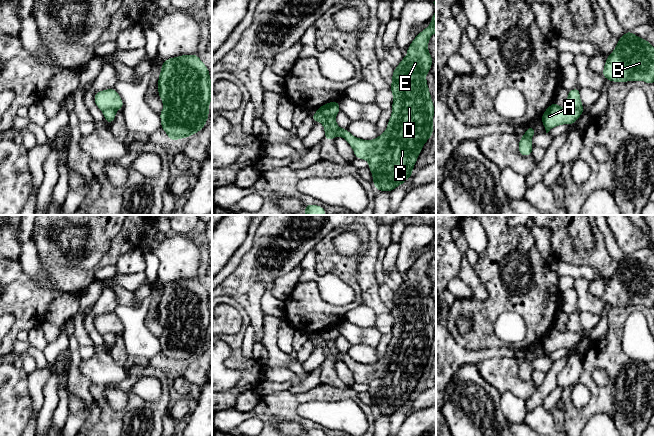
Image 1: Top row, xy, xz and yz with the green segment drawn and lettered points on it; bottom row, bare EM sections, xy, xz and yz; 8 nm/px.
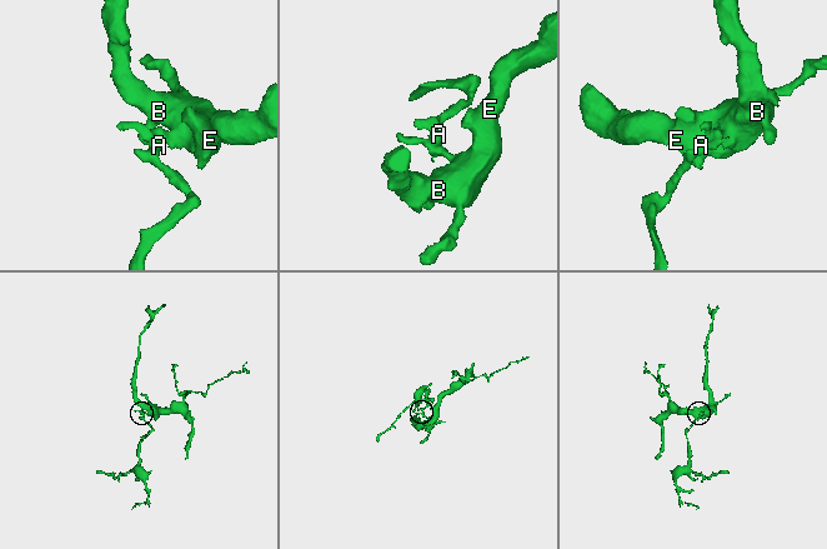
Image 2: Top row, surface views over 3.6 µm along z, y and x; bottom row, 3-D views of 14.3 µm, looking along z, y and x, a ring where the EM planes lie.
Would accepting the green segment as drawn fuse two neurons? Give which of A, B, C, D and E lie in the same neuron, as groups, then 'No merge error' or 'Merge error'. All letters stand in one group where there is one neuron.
Groups: A / B C D E. Merge error

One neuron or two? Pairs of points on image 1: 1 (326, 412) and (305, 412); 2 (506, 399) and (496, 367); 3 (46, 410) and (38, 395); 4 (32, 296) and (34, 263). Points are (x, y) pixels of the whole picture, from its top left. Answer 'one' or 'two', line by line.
1: one
2: two
3: two
4: two

